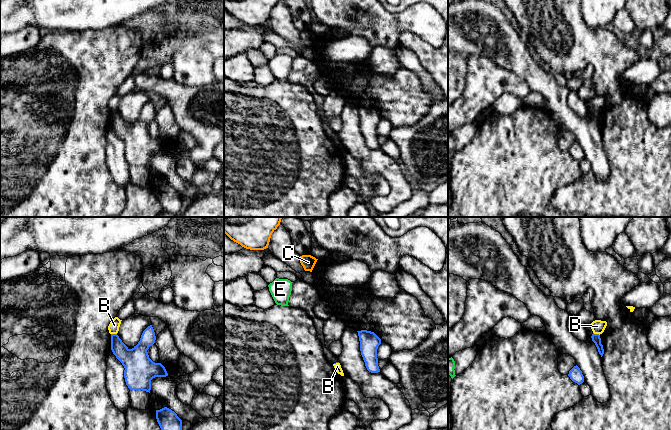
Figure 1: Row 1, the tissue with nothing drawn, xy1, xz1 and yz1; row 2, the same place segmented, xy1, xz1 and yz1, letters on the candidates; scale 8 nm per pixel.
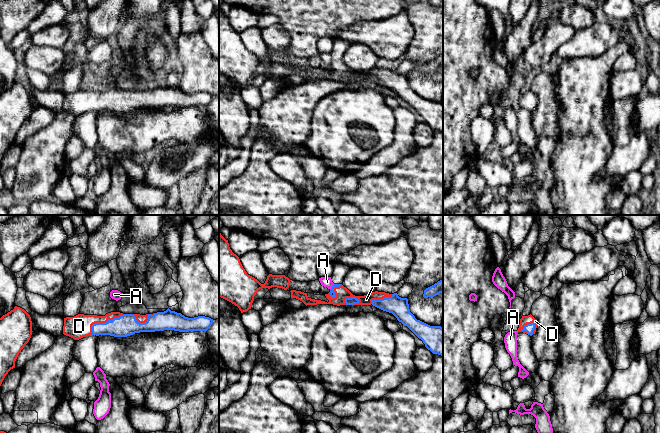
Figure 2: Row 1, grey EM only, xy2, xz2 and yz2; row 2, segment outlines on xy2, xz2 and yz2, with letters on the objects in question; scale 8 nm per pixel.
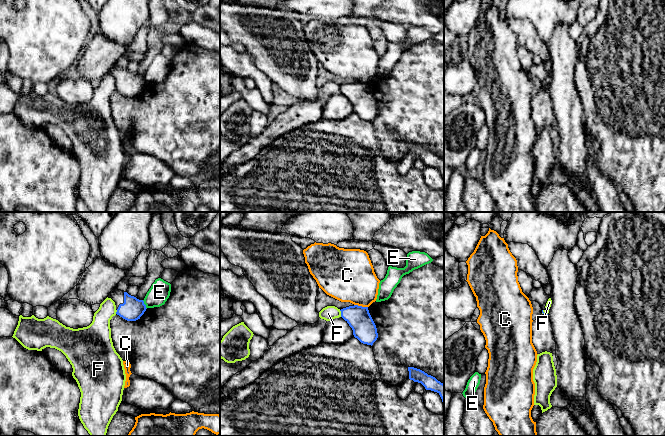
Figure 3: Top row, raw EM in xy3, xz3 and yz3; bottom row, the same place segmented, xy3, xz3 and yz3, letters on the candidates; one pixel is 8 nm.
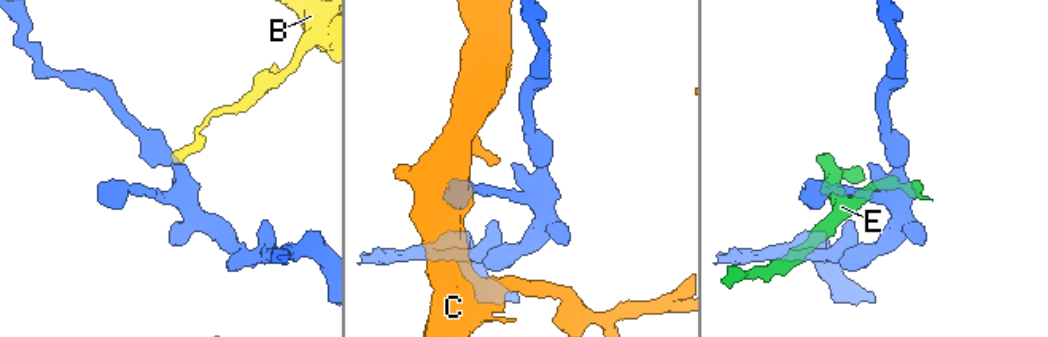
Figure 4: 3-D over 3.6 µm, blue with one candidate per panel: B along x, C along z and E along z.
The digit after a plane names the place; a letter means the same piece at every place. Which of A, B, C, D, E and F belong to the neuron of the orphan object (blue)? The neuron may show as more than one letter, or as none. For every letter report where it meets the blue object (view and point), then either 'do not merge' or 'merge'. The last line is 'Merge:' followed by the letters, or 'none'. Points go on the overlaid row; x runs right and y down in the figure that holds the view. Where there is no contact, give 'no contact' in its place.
A: meets blue in xz2 at (332, 287); do not merge
B: meets blue in yz1 at (596, 334); do not merge
C: meets blue in xz3 at (361, 306); do not merge
D: meets blue in xy2 at (103, 323); merge
E: meets blue in xy3 at (144, 304); do not merge
F: meets blue in xz3 at (341, 313); do not merge
Merge: D

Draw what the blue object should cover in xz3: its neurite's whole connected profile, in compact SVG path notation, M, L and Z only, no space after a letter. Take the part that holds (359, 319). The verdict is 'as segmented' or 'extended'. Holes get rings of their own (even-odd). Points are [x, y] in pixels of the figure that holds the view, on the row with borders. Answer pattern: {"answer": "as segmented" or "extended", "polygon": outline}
{"answer": "as segmented", "polygon": "M354 305L340 311L341 317L352 328L354 337L361 343L372 346L378 338L378 333L368 307Z"}

